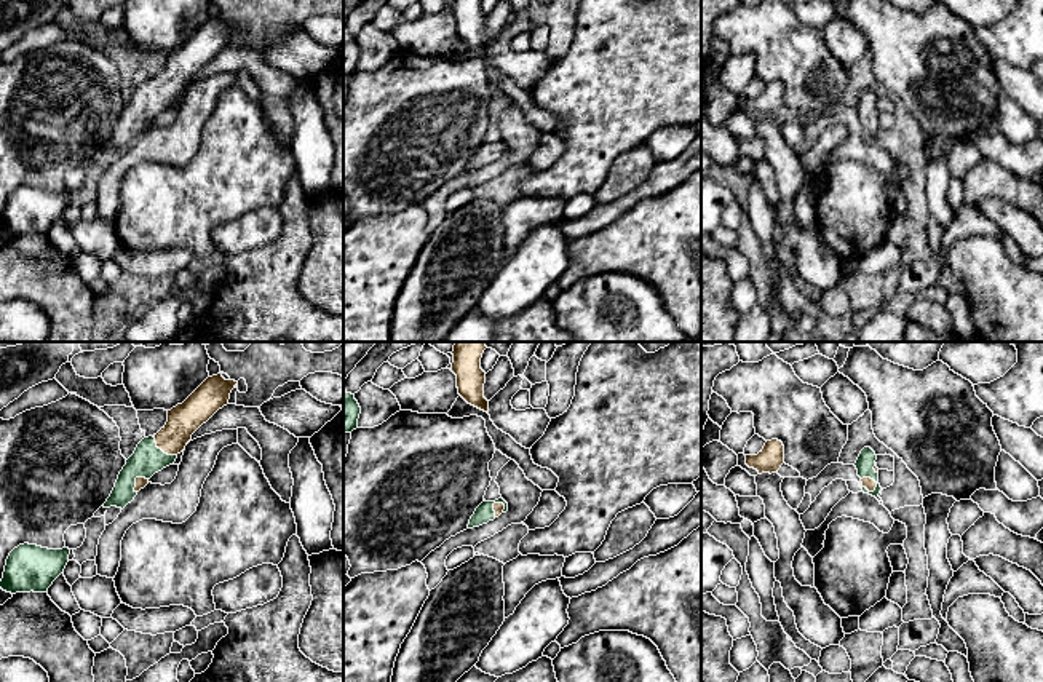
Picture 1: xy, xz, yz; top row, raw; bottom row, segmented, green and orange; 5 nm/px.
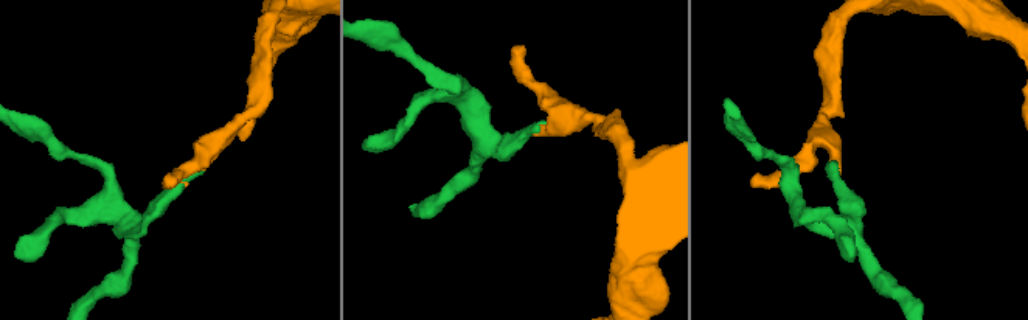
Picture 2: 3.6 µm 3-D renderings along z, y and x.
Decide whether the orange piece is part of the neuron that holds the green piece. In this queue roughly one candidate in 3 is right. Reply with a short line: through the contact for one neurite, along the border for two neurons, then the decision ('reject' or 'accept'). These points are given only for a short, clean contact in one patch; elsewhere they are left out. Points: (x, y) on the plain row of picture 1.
yz (866, 103), (866, 111), (872, 120), (868, 125) | accept

